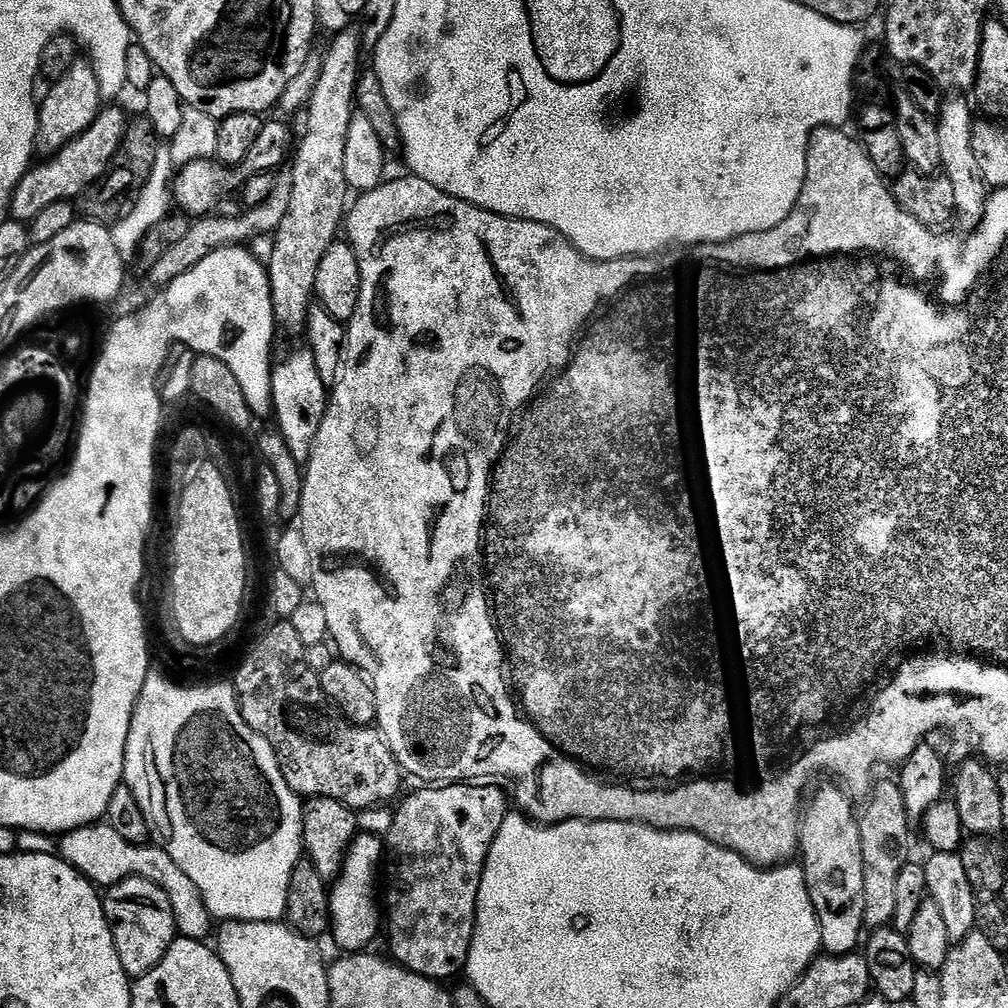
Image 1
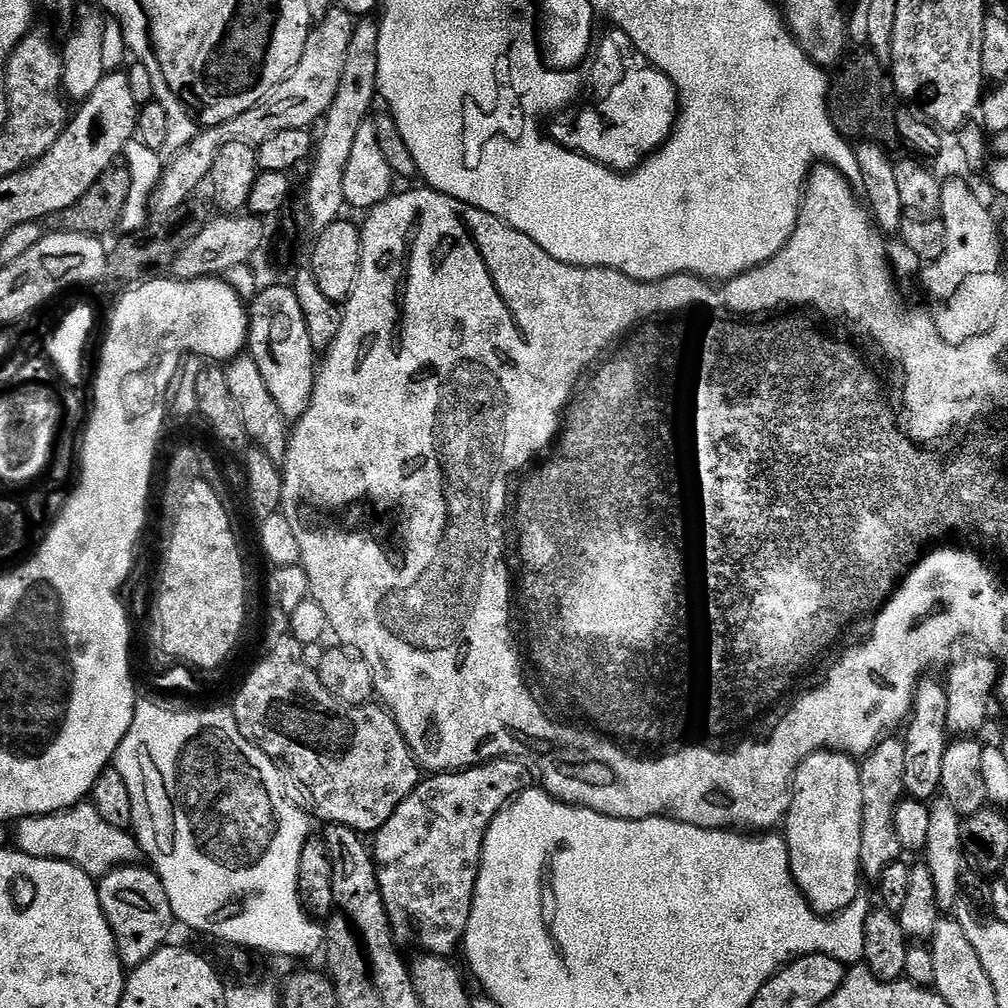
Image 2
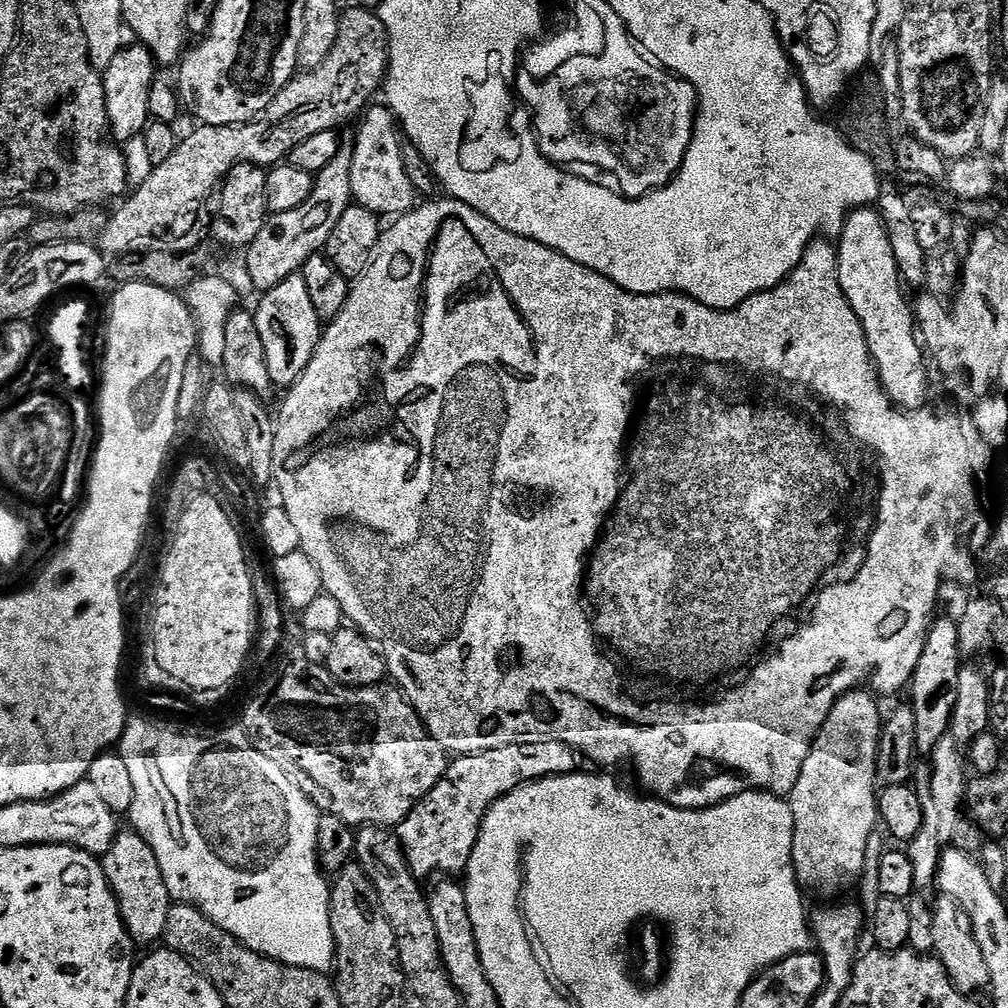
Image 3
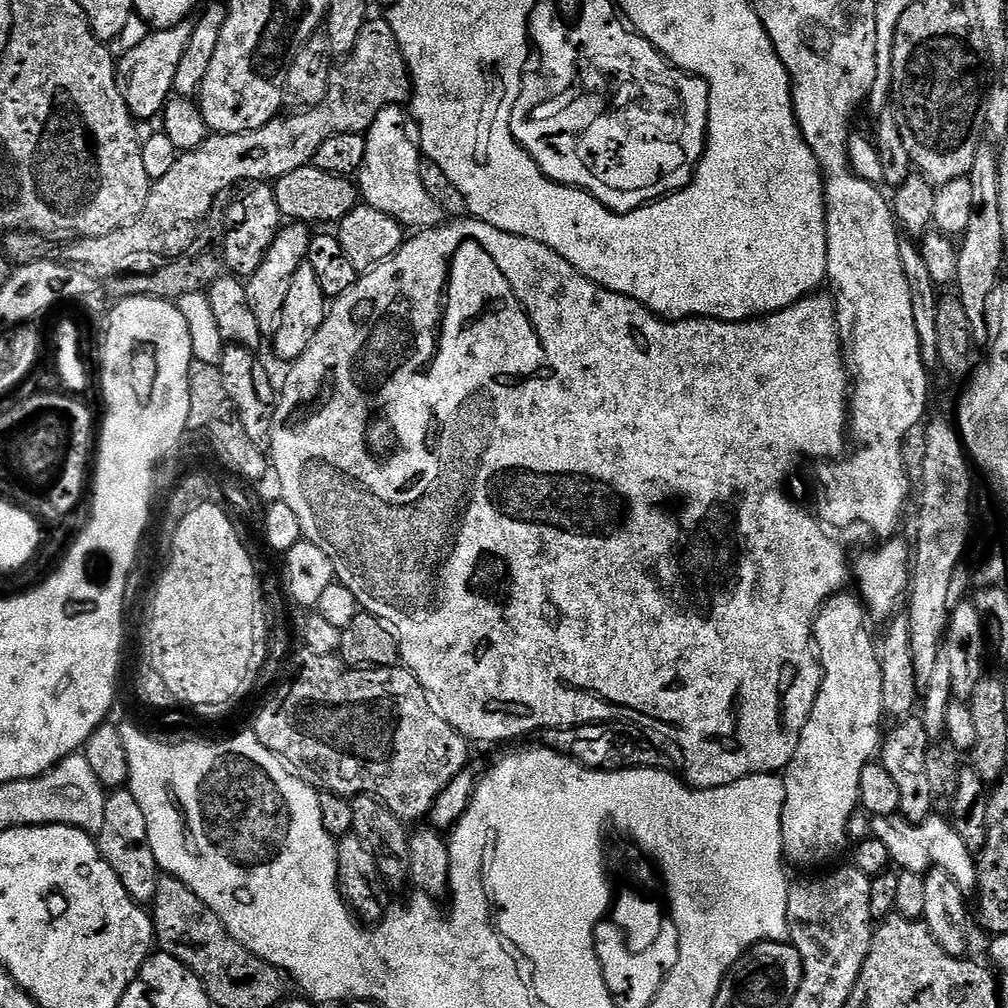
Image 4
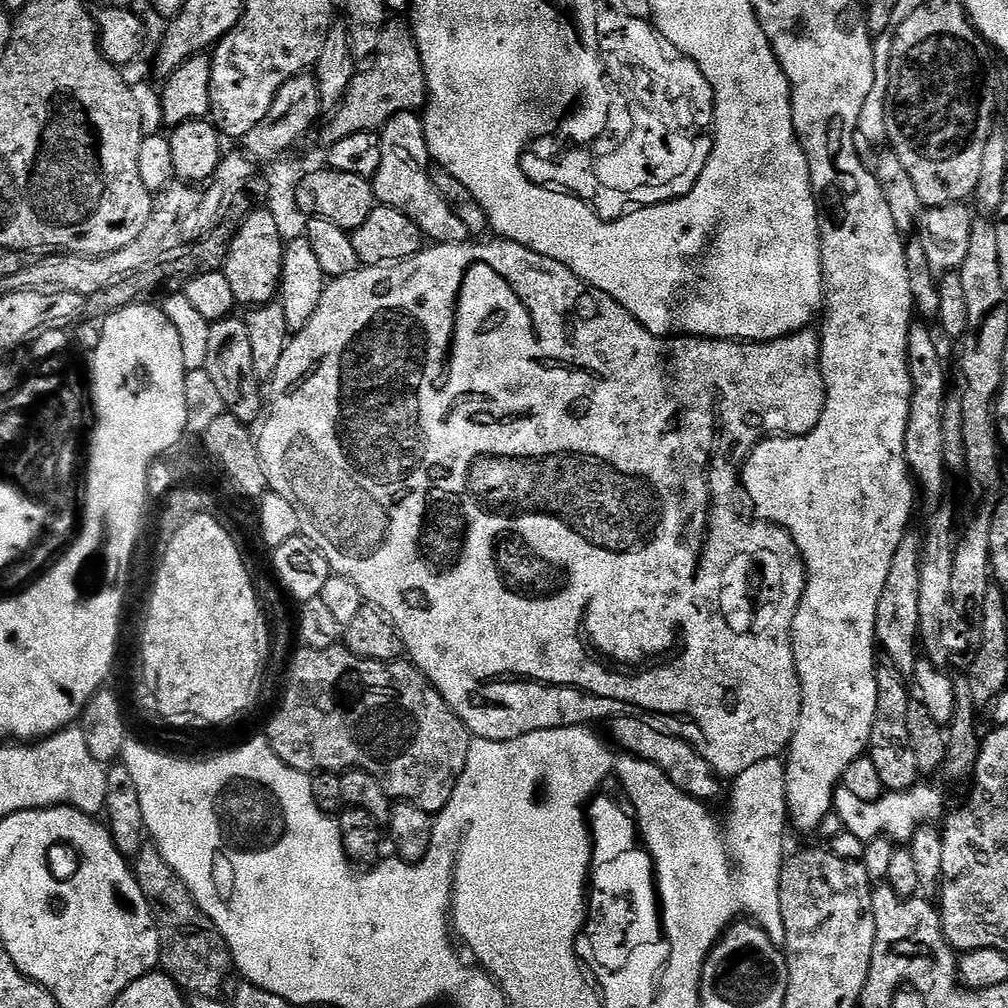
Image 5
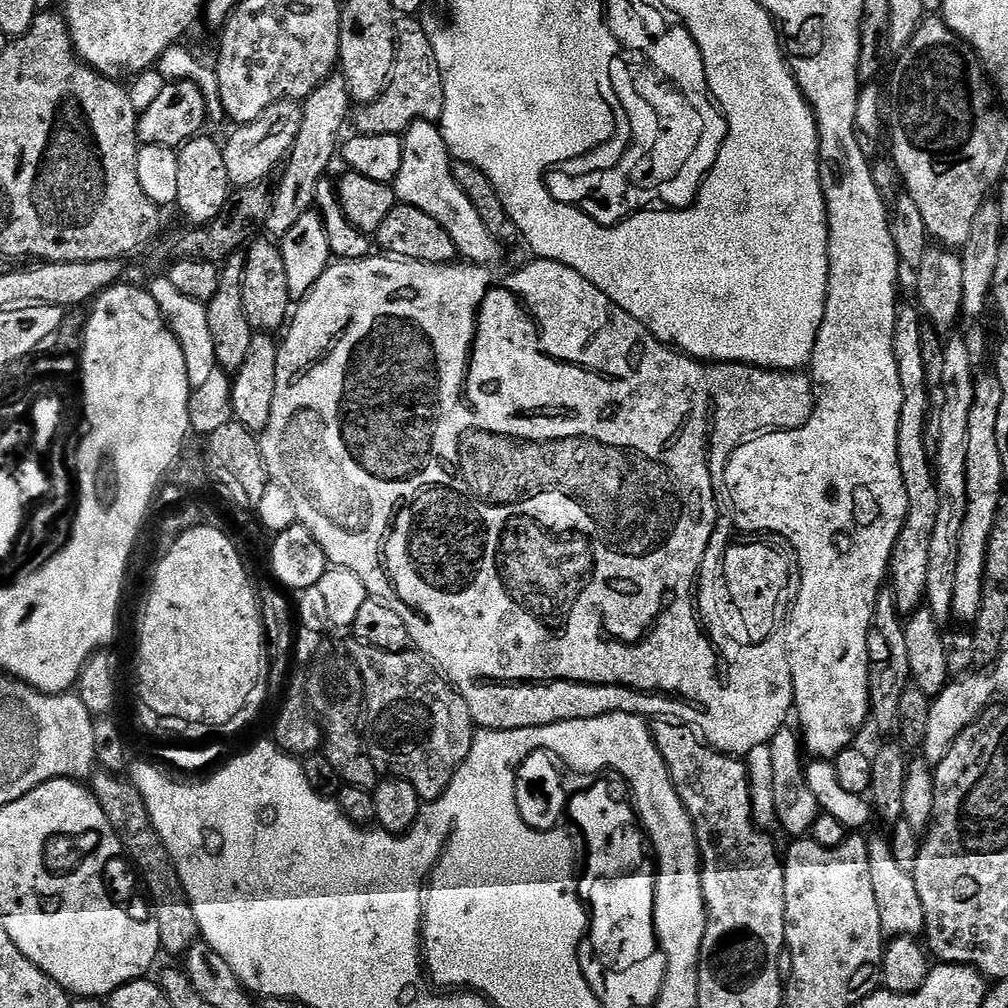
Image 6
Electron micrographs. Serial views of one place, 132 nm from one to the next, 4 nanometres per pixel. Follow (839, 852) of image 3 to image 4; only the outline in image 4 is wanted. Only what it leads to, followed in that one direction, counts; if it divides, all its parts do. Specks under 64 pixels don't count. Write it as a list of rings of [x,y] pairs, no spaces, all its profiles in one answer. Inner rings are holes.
[[[844,595],[826,601],[816,616],[814,651],[822,673],[820,693],[800,735],[798,750],[782,772],[786,790],[784,859],[800,868],[816,868],[834,859],[844,843],[849,843],[848,823],[860,808],[862,770],[873,763],[882,747],[880,716],[885,710],[878,644],[868,633],[864,604],[855,595]]]

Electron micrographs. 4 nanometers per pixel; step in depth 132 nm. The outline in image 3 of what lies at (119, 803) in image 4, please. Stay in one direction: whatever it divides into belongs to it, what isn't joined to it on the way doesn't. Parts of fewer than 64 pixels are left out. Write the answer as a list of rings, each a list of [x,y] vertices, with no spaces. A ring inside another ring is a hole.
[[[135,830],[117,831],[110,850],[102,858],[104,872],[108,875],[108,884],[120,907],[128,933],[137,945],[152,944],[163,941],[166,930],[166,918],[173,906],[173,898],[166,890],[166,882],[162,878],[162,870],[158,866],[158,858],[154,858],[154,850]]]

